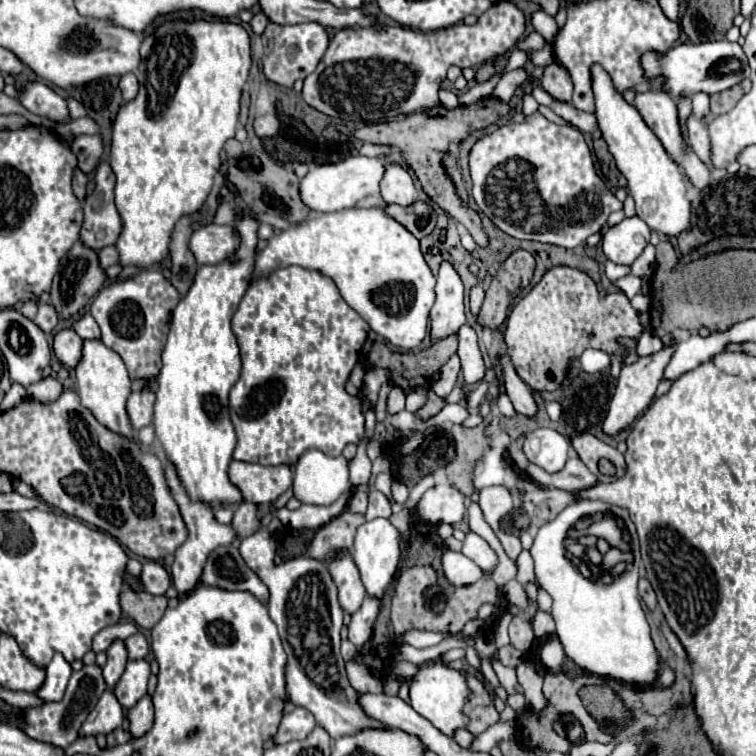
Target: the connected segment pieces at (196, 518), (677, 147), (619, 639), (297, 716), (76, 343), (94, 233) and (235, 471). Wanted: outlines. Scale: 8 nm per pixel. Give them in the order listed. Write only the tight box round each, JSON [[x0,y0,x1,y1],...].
[[164,460,238,594],[632,90,710,188],[530,500,658,684],[272,708,316,744],[54,328,82,368],[80,162,122,250],[228,460,292,506]]

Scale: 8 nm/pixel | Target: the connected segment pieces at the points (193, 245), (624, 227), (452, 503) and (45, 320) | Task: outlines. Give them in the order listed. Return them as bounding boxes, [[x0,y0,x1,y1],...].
[[188,224,238,264],[602,216,650,264],[415,482,468,524],[34,304,58,334]]

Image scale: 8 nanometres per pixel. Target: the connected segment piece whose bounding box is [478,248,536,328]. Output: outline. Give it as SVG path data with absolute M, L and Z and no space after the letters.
M522 248L514 250L502 262L496 276L492 278L486 290L486 300L482 304L478 322L490 328L502 328L510 304L526 286L530 286L534 270L536 270L534 256Z

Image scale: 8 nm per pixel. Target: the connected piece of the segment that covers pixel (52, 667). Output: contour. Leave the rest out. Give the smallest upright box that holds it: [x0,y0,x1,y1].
[36,654,72,702]

